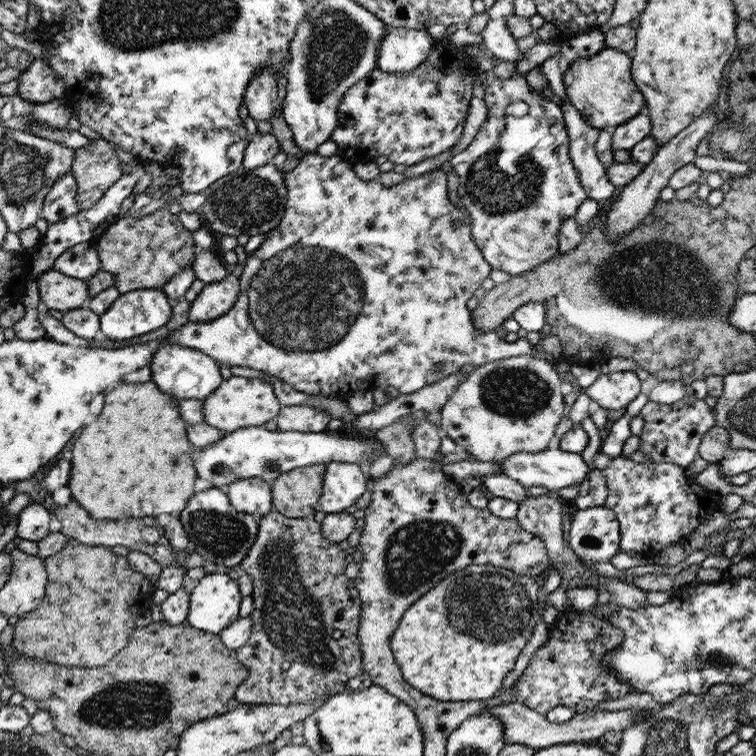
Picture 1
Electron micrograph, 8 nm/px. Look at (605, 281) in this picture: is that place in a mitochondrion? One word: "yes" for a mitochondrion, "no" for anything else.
yes

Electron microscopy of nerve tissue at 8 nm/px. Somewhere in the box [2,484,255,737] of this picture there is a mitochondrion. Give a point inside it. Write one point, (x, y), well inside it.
(133, 704)

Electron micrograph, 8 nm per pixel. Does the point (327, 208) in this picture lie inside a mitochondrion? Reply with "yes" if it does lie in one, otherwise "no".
no

